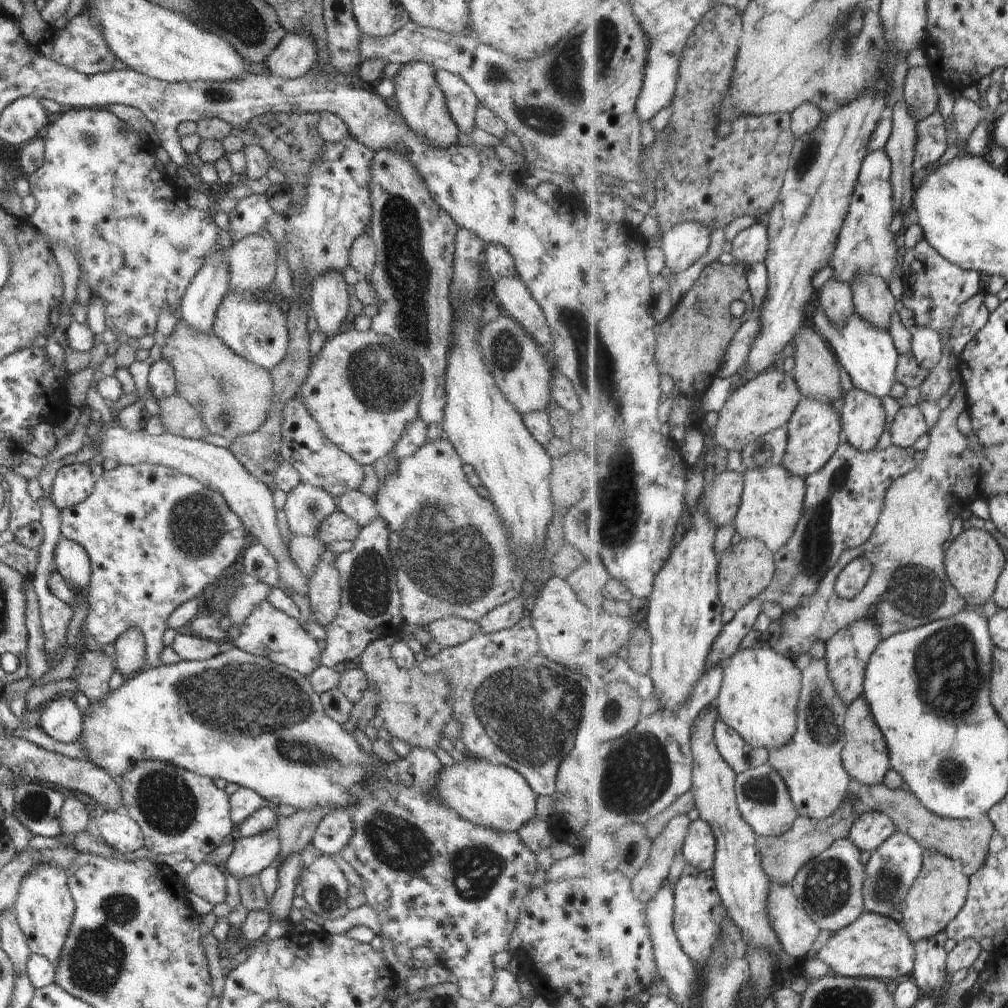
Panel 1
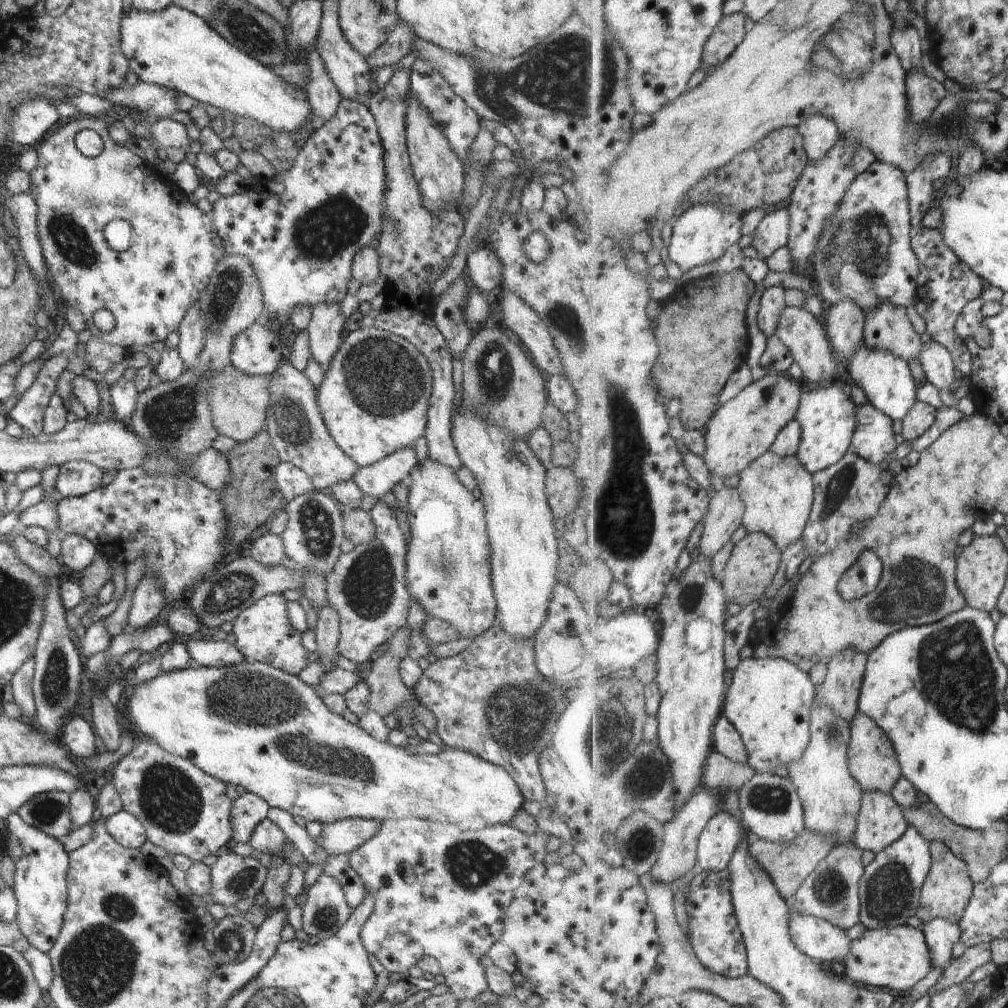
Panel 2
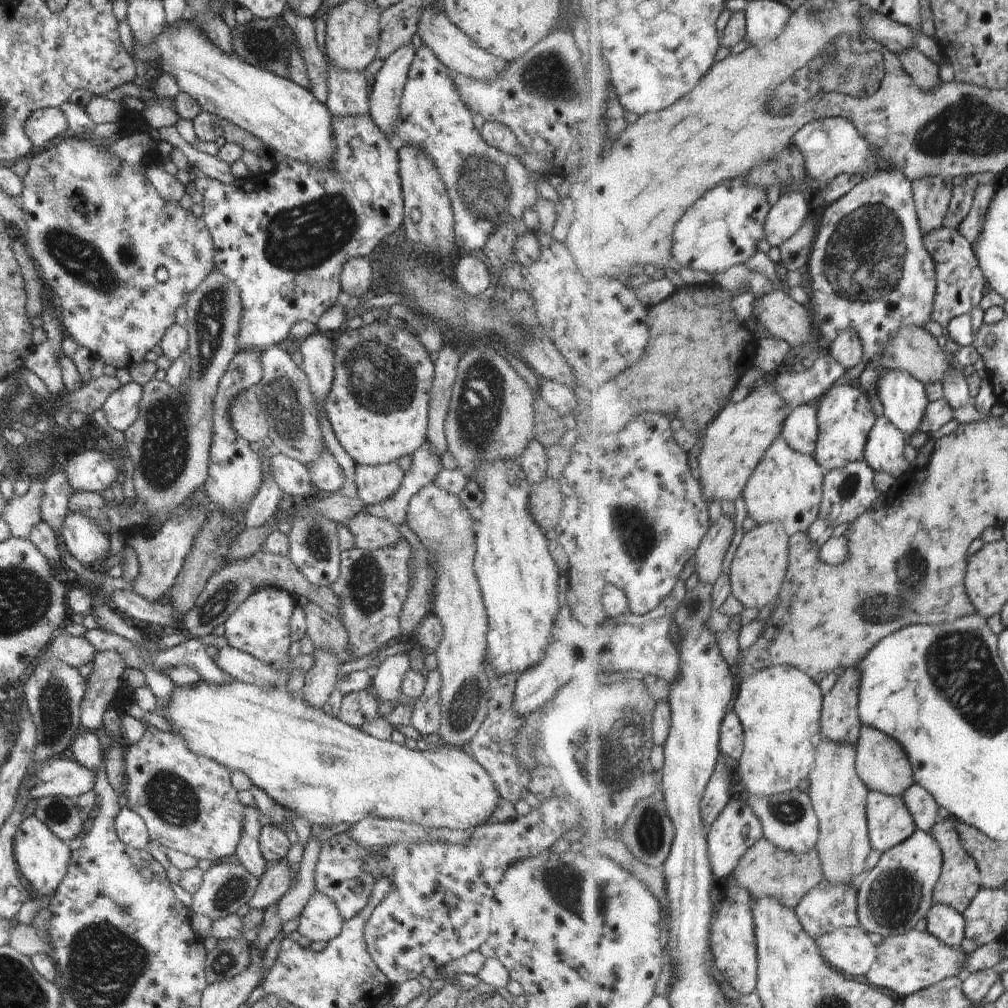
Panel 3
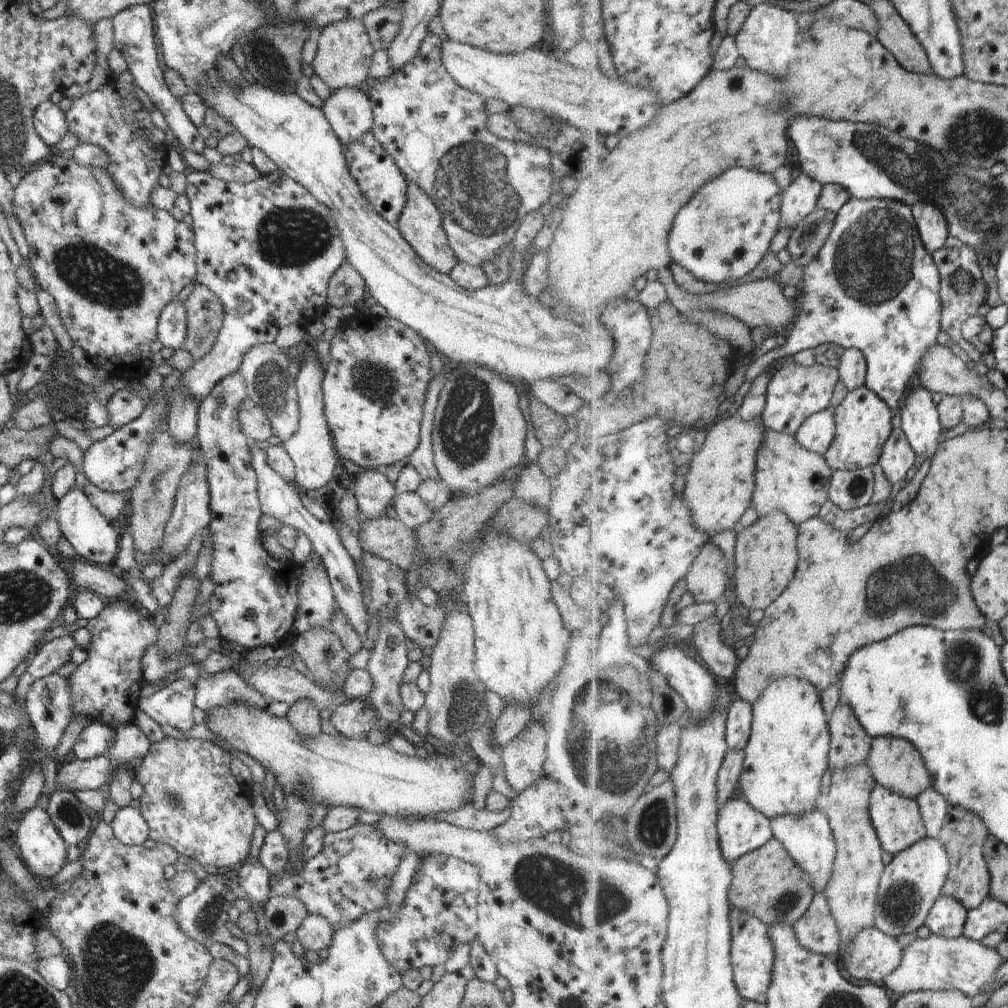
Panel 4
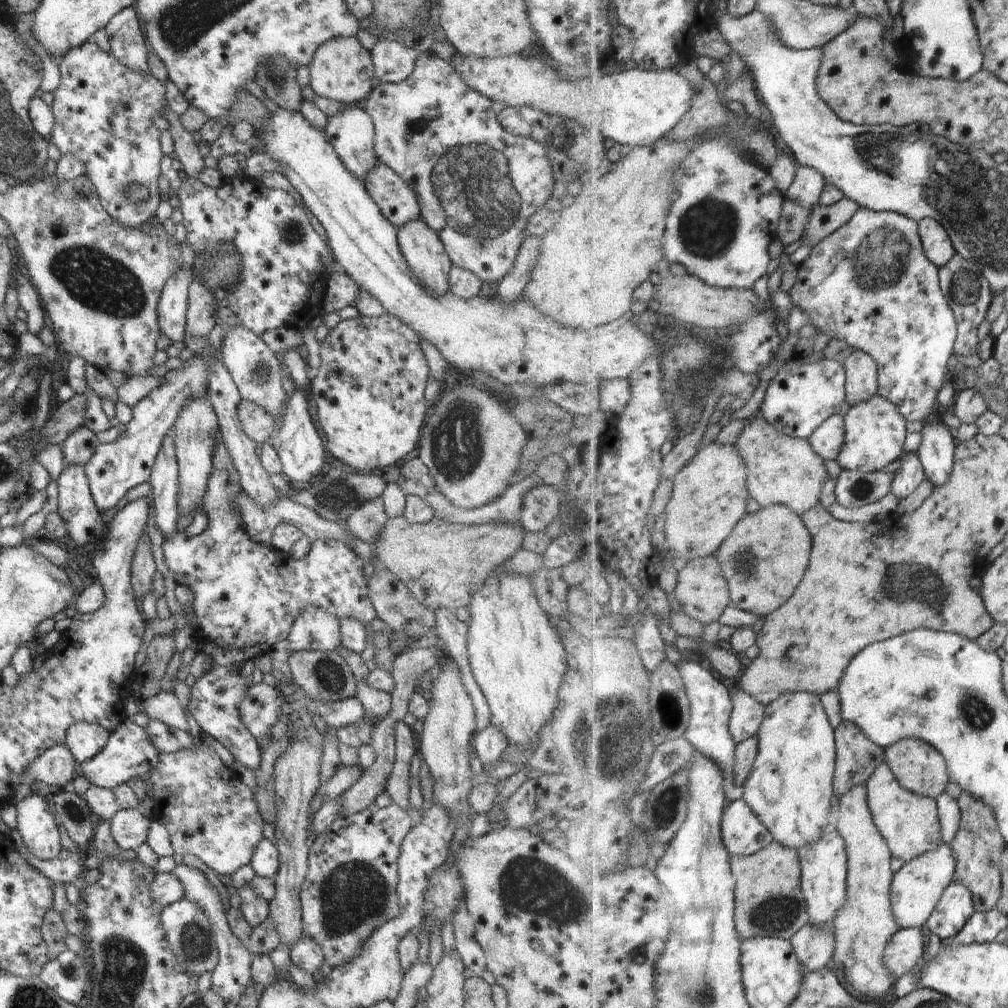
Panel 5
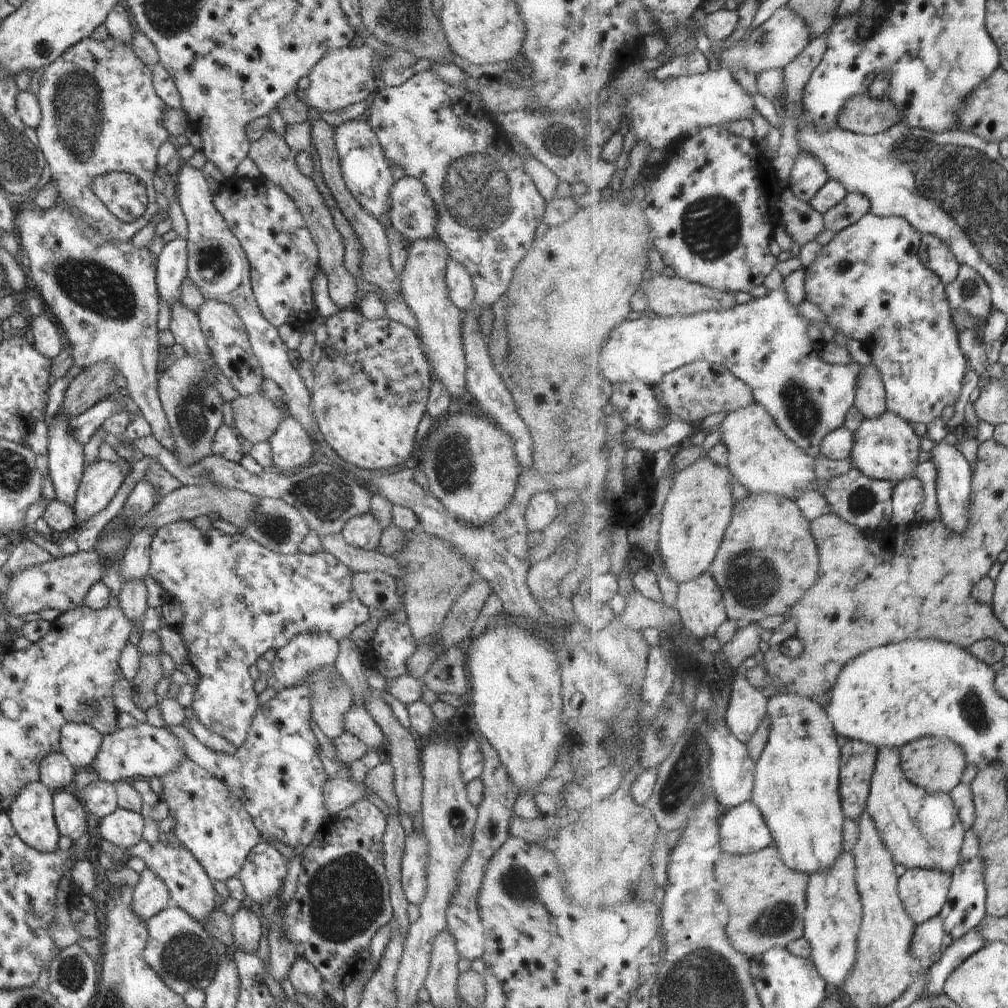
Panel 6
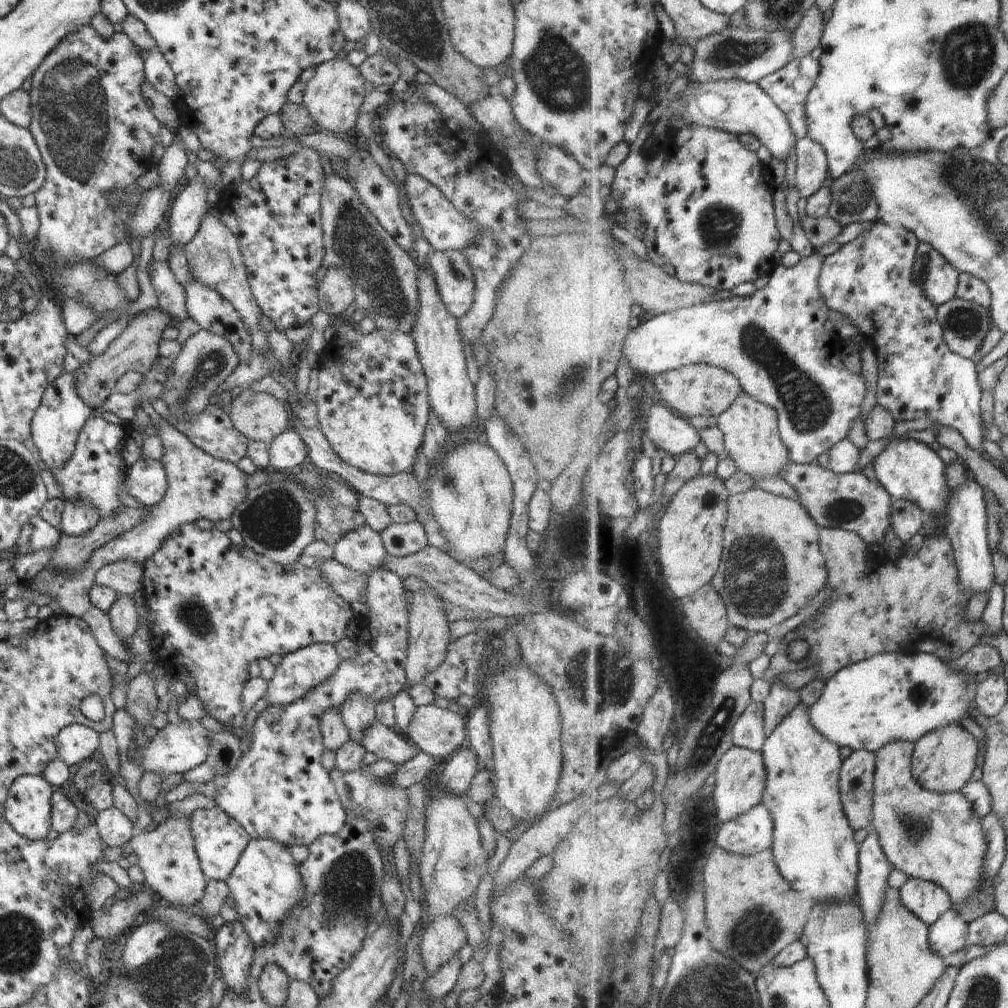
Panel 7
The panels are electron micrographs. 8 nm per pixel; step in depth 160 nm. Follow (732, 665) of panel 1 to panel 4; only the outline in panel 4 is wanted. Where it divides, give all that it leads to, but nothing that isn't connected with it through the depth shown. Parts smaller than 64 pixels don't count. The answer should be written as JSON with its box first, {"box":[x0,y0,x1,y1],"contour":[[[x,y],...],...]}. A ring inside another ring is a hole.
{"box":[743,679,832,820],"contour":[[[776,679],[753,704],[751,742],[746,748],[743,794],[772,820],[780,815],[801,815],[816,809],[822,781],[831,770],[832,732],[822,692],[808,679]]]}

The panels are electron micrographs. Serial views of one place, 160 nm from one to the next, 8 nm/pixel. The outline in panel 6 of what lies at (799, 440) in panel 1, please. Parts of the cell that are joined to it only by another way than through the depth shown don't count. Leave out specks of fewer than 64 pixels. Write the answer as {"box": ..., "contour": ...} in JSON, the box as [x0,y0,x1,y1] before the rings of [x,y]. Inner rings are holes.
{"box":[852,410,922,484],"contour":[[[890,410],[875,419],[864,418],[855,432],[856,446],[852,451],[853,468],[873,479],[890,479],[895,484],[917,474],[921,466],[922,437],[916,434],[912,423]]]}

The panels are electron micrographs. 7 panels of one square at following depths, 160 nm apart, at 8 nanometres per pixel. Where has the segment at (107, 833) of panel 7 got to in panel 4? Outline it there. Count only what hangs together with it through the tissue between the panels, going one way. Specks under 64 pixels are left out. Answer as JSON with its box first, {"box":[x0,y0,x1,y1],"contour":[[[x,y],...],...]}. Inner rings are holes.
{"box":[110,806,149,845],"contour":[[[132,806],[116,811],[110,823],[114,836],[125,845],[142,845],[149,838],[149,826],[140,811]]]}

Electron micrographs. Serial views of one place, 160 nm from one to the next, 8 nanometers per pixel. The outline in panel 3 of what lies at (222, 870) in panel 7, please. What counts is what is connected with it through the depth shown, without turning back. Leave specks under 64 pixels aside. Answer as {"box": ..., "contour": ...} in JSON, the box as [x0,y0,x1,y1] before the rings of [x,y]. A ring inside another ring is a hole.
{"box":[123,725,244,864],"contour":[[[151,725],[146,728],[146,733],[139,742],[125,745],[123,760],[127,779],[124,788],[128,800],[126,807],[144,820],[150,842],[164,849],[172,849],[176,854],[194,857],[197,861],[210,860],[216,864],[234,858],[242,836],[244,806],[238,799],[238,791],[231,784],[228,768],[212,758],[194,754],[180,736],[160,731]]]}

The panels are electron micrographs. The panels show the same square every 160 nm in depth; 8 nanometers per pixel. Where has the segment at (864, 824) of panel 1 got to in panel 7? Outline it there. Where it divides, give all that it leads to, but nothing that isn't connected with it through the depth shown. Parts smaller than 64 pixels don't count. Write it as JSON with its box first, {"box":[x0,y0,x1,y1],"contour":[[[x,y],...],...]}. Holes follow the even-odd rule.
{"box":[872,741,989,910],"contour":[[[894,741],[877,752],[877,779],[875,780],[875,807],[872,826],[877,828],[882,846],[894,868],[902,870],[910,878],[916,877],[941,884],[953,896],[955,908],[959,910],[960,903],[969,903],[969,900],[973,899],[973,896],[977,895],[978,891],[985,891],[985,858],[989,852],[989,840],[985,835],[984,819],[975,811],[973,802],[968,800],[968,797],[962,791],[939,793],[927,789],[921,784],[921,781],[913,773],[914,751],[916,747],[917,743],[915,742]]]}

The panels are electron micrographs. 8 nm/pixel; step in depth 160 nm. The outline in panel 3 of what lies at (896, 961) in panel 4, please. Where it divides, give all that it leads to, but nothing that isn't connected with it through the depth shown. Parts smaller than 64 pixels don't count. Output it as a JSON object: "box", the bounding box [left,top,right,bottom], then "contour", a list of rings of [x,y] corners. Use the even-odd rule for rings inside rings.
{"box":[817,926,880,978],"contour":[[[864,926],[842,927],[817,944],[831,965],[838,971],[864,978],[878,962],[880,946],[870,940]]]}

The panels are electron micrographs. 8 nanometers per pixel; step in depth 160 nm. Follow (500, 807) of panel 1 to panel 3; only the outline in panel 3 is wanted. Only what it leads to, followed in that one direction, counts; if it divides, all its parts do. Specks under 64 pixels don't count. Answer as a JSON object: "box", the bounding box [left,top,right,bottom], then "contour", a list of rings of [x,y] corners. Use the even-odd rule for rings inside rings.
{"box":[157,679,501,831],"contour":[[[234,679],[232,684],[222,684],[222,686],[214,686],[214,684],[206,684],[206,682],[202,681],[198,682],[198,684],[192,684],[192,686],[184,686],[184,688],[174,686],[174,690],[170,692],[170,700],[166,704],[159,706],[157,713],[161,714],[166,719],[166,722],[170,724],[169,732],[180,736],[194,754],[216,760],[218,764],[228,768],[231,774],[233,772],[244,772],[244,774],[248,775],[252,785],[262,788],[262,791],[266,792],[274,803],[284,809],[290,809],[296,817],[306,818],[312,826],[315,824],[321,827],[334,827],[339,824],[348,824],[348,822],[354,825],[363,819],[381,817],[384,819],[402,820],[403,822],[418,824],[425,828],[471,831],[474,827],[490,822],[492,812],[498,806],[498,800],[501,798],[498,796],[488,772],[472,757],[468,748],[440,745],[432,751],[422,752],[418,749],[410,750],[405,745],[400,746],[393,741],[378,740],[378,738],[369,736],[364,731],[344,724],[337,717],[325,714],[321,709],[312,708],[310,704],[306,704],[302,700],[300,694],[290,694],[285,685],[260,688],[260,686],[246,684]]]}

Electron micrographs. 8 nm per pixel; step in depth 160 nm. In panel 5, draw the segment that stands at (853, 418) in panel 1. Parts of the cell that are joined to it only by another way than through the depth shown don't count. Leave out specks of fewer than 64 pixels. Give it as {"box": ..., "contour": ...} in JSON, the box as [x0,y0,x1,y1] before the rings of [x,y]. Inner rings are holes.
{"box":[893,452,928,499],"contour":[[[906,452],[900,460],[903,465],[897,464],[898,470],[893,482],[893,491],[903,499],[908,498],[928,476],[921,455],[917,452]]]}

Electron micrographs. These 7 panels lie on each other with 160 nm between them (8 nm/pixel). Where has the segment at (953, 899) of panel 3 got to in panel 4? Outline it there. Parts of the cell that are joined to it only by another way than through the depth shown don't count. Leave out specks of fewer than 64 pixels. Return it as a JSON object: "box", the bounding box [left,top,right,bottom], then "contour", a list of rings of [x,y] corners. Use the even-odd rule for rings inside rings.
{"box":[939,807,993,911],"contour":[[[953,807],[949,816],[939,836],[949,849],[953,868],[943,895],[957,898],[963,905],[966,905],[969,911],[973,911],[980,908],[986,899],[992,897],[993,874],[985,855],[985,844],[989,842],[992,832],[982,817],[962,807]]]}

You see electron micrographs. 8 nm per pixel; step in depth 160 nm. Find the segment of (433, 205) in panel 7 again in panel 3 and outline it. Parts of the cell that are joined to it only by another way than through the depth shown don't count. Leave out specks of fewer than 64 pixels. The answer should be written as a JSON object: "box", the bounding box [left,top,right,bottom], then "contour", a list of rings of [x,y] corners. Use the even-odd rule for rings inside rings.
{"box":[192,116,403,350],"contour":[[[350,116],[350,118],[332,117],[332,132],[334,145],[334,158],[325,164],[325,167],[315,167],[310,163],[301,163],[291,157],[278,157],[277,167],[269,173],[262,172],[257,176],[247,179],[235,179],[231,183],[223,183],[211,178],[194,178],[192,187],[204,196],[202,202],[203,221],[211,234],[214,245],[214,266],[223,274],[223,277],[231,280],[238,287],[241,301],[243,302],[243,315],[239,328],[239,350],[260,349],[266,350],[270,346],[287,343],[292,326],[298,321],[308,321],[317,324],[320,317],[334,304],[337,303],[338,294],[342,292],[341,272],[342,265],[352,257],[366,257],[374,252],[374,248],[380,246],[384,236],[394,232],[403,223],[403,192],[399,175],[399,157],[396,148],[385,134],[372,122],[371,116]]]}

